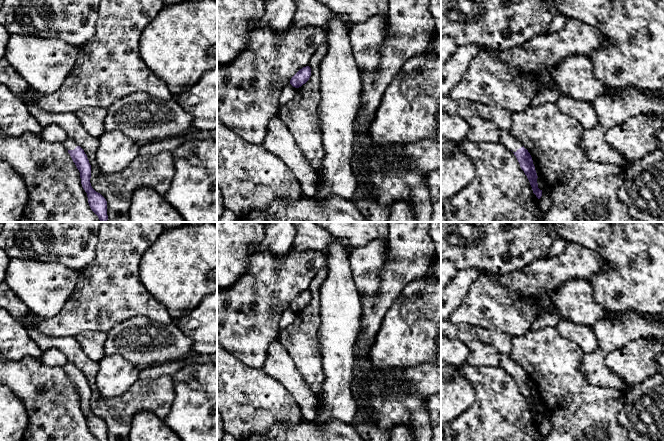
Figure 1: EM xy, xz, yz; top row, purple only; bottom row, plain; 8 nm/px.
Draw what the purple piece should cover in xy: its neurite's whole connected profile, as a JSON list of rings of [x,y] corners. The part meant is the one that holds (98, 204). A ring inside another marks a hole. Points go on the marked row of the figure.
[[[67,137],[63,144],[80,172],[81,184],[87,193],[88,203],[91,210],[98,216],[101,222],[107,222],[107,201],[91,186],[91,165],[87,155],[85,154],[84,150],[69,137]]]

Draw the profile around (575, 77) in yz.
[[[573,54],[552,70],[552,80],[561,94],[580,101],[593,102],[603,94],[604,85],[595,77],[590,56]]]

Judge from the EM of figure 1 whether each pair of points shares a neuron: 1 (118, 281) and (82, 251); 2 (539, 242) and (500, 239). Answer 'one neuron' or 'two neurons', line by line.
1: two neurons
2: one neuron

